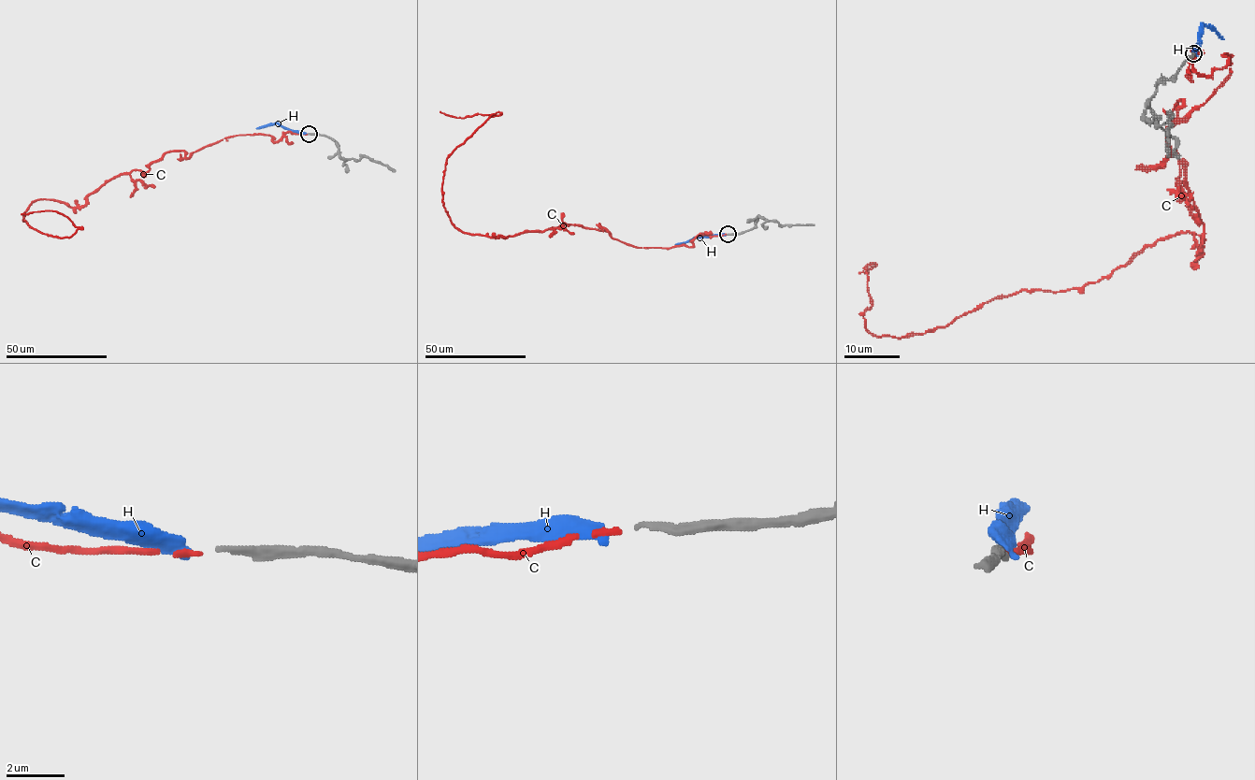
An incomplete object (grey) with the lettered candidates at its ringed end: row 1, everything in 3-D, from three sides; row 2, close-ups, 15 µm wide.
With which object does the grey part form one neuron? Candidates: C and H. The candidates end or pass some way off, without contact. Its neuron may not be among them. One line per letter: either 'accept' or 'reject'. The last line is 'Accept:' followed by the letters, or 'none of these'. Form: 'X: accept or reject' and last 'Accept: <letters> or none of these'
C: accept
H: reject
Accept: C

